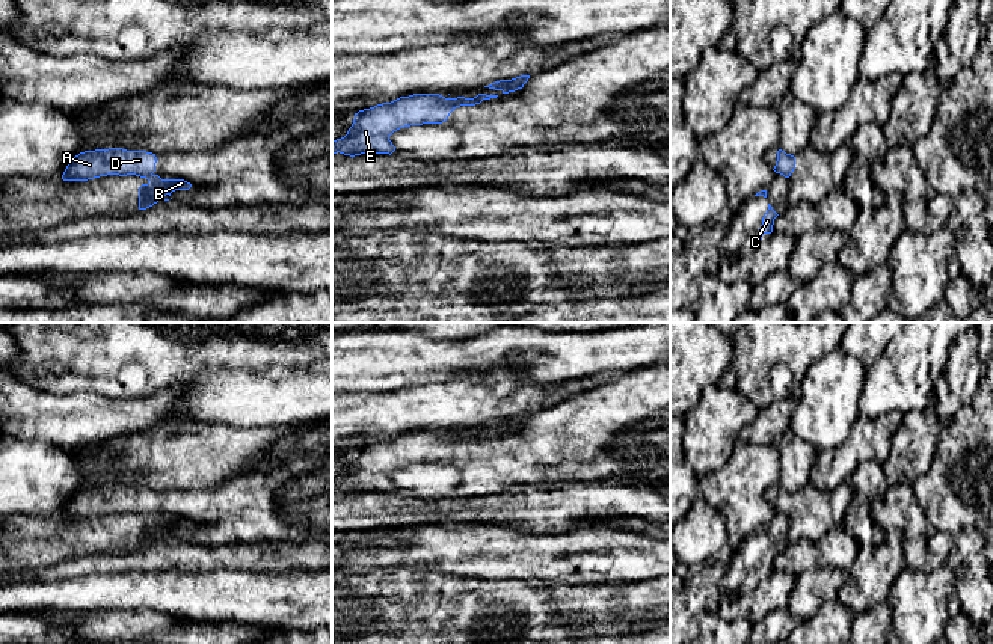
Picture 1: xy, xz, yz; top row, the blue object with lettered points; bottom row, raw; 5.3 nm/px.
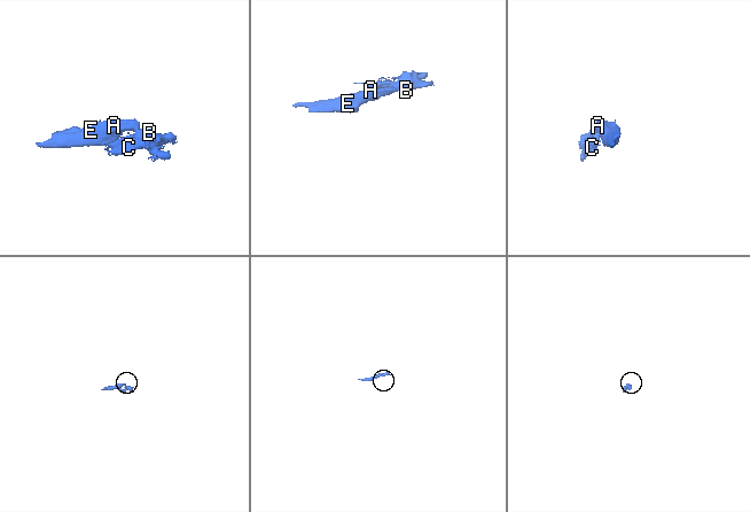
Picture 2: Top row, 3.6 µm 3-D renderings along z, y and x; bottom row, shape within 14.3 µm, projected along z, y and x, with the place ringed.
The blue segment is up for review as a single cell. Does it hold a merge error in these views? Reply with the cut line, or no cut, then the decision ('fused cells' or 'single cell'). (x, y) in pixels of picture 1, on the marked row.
cut xy (151, 174), (141, 177); fused cells

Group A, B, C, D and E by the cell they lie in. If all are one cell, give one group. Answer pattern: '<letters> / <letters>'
A D E / B C

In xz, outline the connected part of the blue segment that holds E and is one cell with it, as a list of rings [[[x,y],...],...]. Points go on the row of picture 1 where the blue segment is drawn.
[[[413,94],[355,113],[347,134],[332,142],[332,154],[392,154],[389,136],[404,127],[442,124],[460,106],[475,106],[484,98],[445,98],[439,94]]]

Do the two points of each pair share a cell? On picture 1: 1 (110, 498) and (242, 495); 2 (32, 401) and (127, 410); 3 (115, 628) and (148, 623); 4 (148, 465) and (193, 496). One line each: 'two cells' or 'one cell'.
1: one cell
2: one cell
3: one cell
4: two cells

